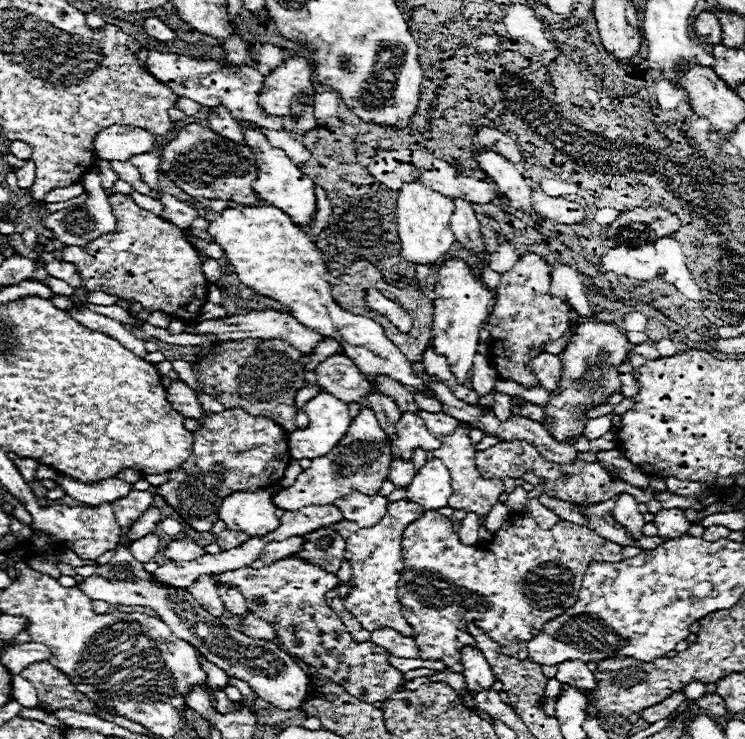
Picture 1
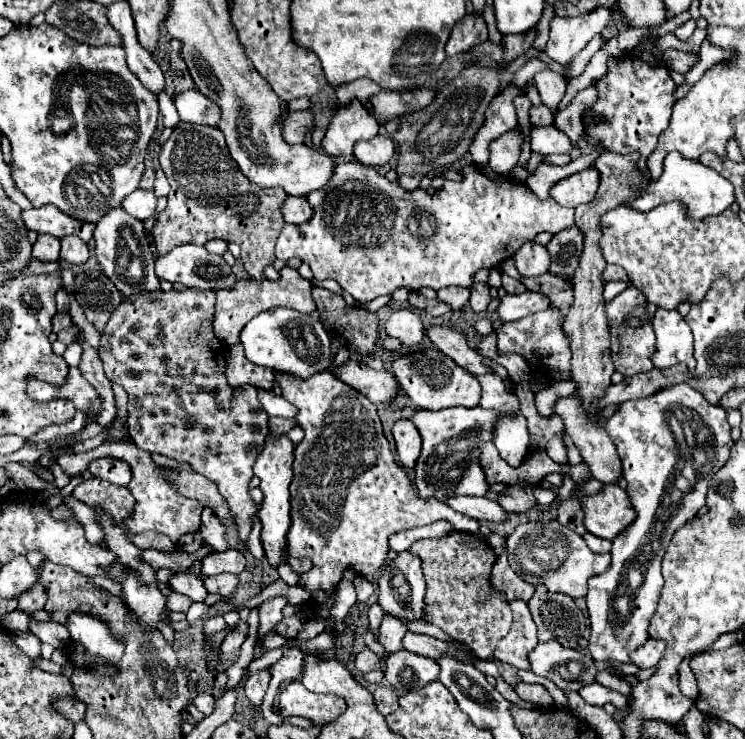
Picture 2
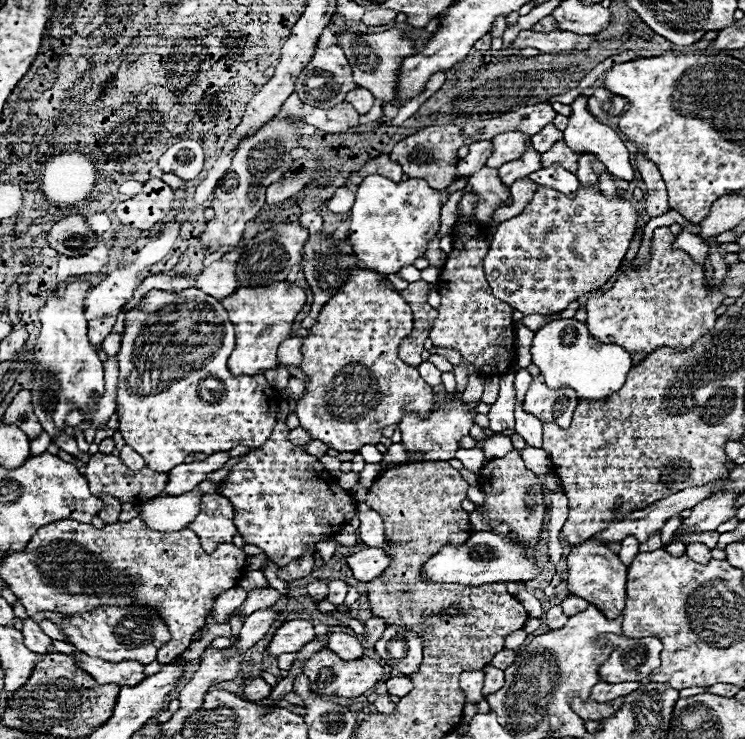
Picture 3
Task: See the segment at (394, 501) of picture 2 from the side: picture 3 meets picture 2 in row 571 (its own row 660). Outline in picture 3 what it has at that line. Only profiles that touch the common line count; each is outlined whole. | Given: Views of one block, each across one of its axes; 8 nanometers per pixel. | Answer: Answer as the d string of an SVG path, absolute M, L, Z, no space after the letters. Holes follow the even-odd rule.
M324 648L322 652L318 652L310 662L306 662L304 666L304 674L310 678L310 684L314 688L314 692L318 694L324 694L324 696L344 696L344 698L356 698L356 696L362 696L364 692L372 690L386 674L386 668L370 658L370 656L362 656L358 660L342 660L338 654L334 654L332 650Z

